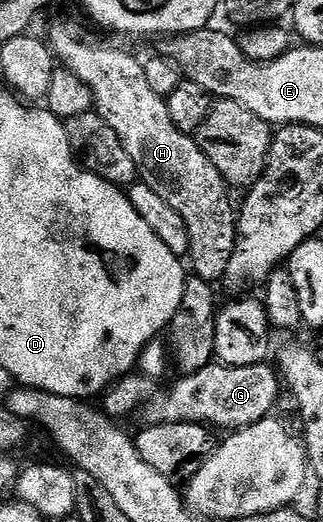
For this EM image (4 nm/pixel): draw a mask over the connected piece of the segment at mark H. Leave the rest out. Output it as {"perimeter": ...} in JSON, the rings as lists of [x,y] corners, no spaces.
{"perimeter":[[[55,24],[49,35],[51,51],[55,59],[62,67],[68,68],[91,91],[91,103],[94,111],[99,113],[113,130],[117,130],[117,138],[121,138],[121,146],[129,150],[129,158],[133,158],[138,179],[149,186],[149,190],[155,191],[158,196],[177,214],[181,216],[181,222],[185,224],[185,230],[189,232],[189,250],[186,259],[189,268],[196,276],[202,276],[204,280],[212,282],[222,281],[225,270],[229,270],[229,258],[233,258],[233,246],[237,238],[237,204],[231,201],[232,193],[225,182],[225,178],[209,158],[201,150],[194,136],[187,136],[177,126],[173,126],[173,118],[169,118],[169,106],[166,99],[157,95],[149,82],[145,82],[145,70],[141,60],[122,52],[119,48],[102,48],[99,44],[90,44],[83,40],[83,32],[75,24]]]}

